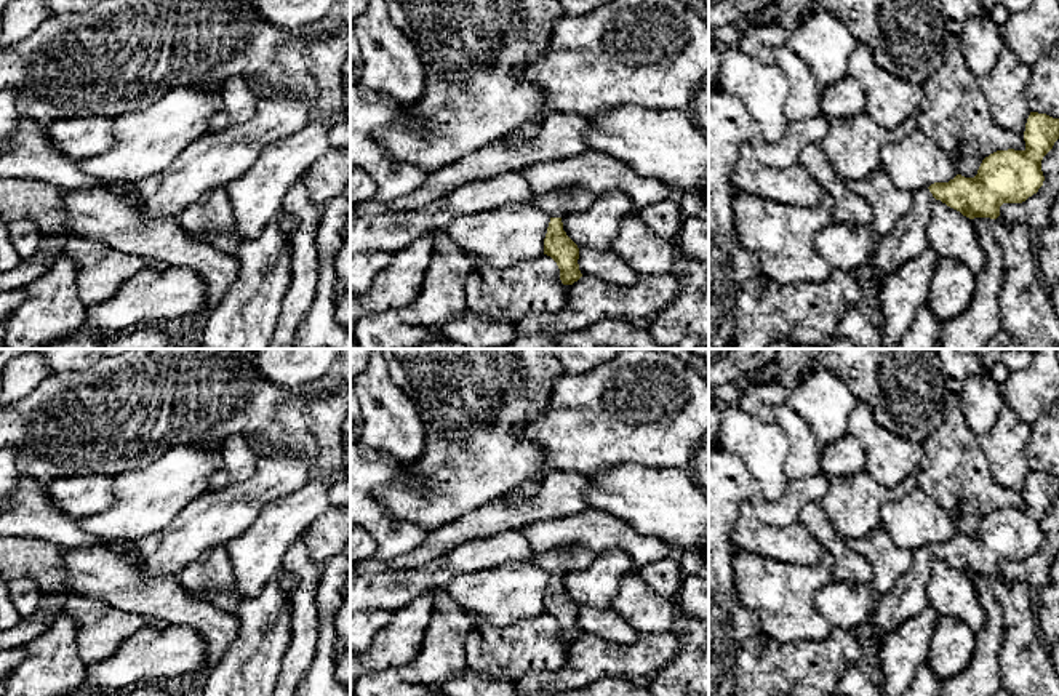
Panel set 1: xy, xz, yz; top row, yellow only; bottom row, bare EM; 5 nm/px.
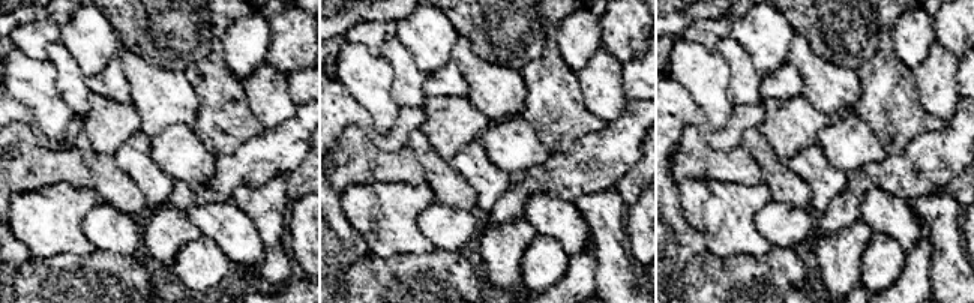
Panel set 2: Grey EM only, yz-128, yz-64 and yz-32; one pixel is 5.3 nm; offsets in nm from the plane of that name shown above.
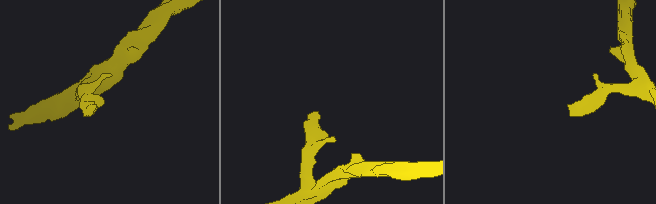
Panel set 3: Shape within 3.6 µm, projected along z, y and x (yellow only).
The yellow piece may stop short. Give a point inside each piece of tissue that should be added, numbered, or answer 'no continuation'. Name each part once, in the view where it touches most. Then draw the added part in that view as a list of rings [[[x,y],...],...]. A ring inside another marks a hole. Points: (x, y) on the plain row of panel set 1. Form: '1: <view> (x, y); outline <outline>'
1: yz (907, 599); outline [[[929,547],[913,550],[910,570],[896,582],[889,594],[877,598],[870,622],[878,646],[888,630],[896,629],[928,606],[926,584],[934,558]]]

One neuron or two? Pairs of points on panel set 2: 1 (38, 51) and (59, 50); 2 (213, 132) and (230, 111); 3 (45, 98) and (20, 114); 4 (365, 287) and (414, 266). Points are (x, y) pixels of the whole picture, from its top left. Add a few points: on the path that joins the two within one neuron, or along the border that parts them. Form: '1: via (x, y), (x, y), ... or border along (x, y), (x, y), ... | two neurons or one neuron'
1: border along (59, 39), (47, 47), (47, 57) | two neurons
2: via (218, 128), (225, 116) | one neuron
3: border along (15, 98), (32, 113), (38, 126), (48, 137) | two neurons
4: via (377, 285), (393, 272), (402, 272) | one neuron

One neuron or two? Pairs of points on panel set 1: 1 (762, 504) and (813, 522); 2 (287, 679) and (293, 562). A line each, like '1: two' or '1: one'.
1: two
2: one

